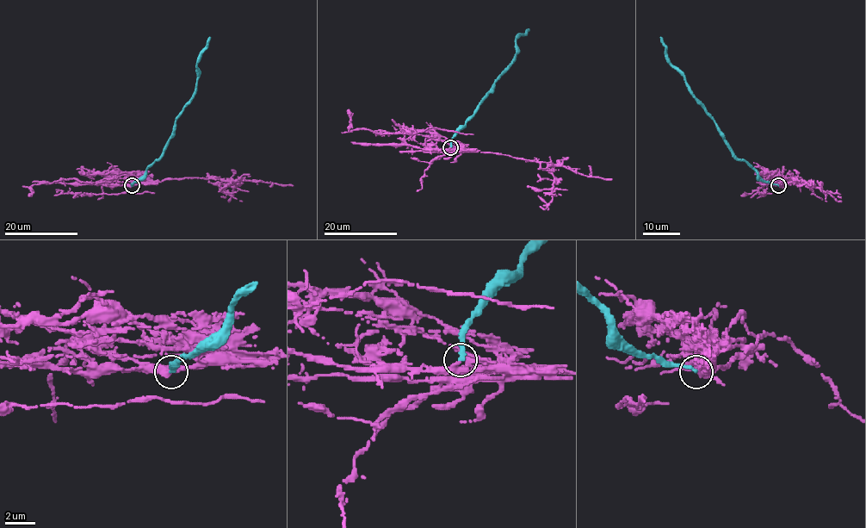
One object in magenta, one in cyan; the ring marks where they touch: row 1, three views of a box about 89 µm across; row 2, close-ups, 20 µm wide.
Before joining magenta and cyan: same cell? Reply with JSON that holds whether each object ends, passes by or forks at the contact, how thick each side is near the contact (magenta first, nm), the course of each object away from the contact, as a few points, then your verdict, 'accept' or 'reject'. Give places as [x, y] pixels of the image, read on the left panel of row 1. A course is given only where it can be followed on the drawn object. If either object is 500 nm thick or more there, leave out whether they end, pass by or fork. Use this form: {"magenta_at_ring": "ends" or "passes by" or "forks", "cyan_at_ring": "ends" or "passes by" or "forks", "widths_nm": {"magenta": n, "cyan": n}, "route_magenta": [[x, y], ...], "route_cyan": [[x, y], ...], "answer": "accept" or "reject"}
{"magenta_at_ring": "passes by", "cyan_at_ring": "ends", "widths_nm": {"magenta": 320, "cyan": 320}, "route_magenta": [[132, 185], [120, 185], [114, 176], [107, 182], [90, 183], [73, 178], [63, 180], [70, 193], [155, 193]], "route_cyan": [[132, 185], [162, 154], [174, 131], [176, 117], [194, 92], [196, 64], [209, 37]], "answer": "reject"}

